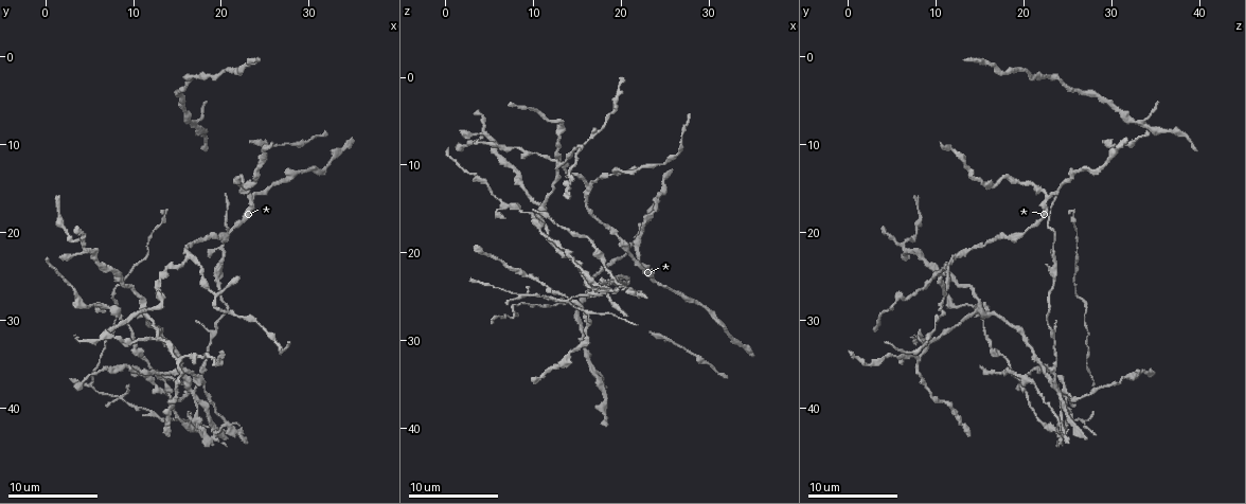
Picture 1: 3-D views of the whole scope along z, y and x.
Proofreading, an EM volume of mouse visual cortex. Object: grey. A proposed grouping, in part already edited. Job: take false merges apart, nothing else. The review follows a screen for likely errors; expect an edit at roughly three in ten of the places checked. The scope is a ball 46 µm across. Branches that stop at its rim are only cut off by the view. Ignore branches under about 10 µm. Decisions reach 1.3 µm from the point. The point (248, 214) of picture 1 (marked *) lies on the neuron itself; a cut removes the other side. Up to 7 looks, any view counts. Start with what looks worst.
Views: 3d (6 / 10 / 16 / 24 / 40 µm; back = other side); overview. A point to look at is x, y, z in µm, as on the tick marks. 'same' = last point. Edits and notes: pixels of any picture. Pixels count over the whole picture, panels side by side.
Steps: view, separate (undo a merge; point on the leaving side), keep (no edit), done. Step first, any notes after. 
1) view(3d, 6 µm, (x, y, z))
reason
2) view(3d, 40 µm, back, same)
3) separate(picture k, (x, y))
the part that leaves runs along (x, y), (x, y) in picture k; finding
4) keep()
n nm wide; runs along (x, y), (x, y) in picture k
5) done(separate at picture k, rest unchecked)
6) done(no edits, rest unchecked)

view(3d, 16 µm, (16.6, 38.2, 24.0))
three-way junction

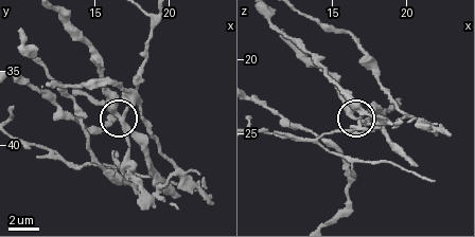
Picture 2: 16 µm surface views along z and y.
view(3d, 16 µm, back, (16.4, 38.2, 24.0))

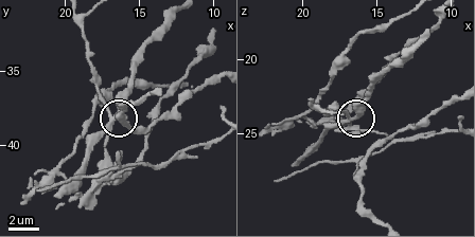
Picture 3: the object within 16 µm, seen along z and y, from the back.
separate(picture 3, (104, 105))
side arm 37 µm; 3 arms; two neurons meet here

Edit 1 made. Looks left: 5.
view(3d, 10 µm, (16.4, 23.0, 12.0))
thin arm on a thick one

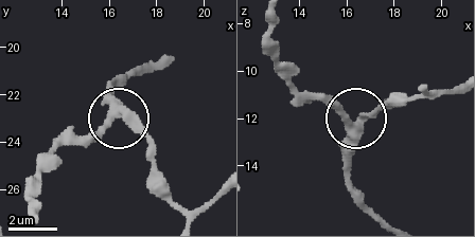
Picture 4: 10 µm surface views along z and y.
view(3d, 6 µm, (16.4, 22.8, 12.2))

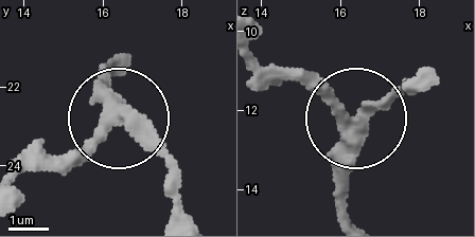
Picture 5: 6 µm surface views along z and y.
keep()
side arm 22 µm; all the same neuron

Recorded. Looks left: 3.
view(3d, 10 µm, (23.2, 15.6, 22.6))
arms part here

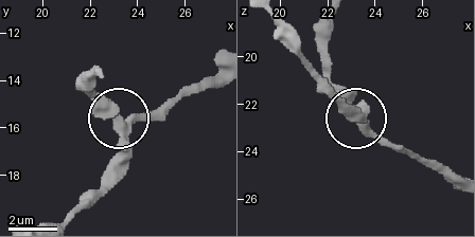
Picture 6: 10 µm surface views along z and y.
keep()
3 arms; all the same neuron

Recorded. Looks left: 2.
done(separate at picture 3, rest unchecked)

